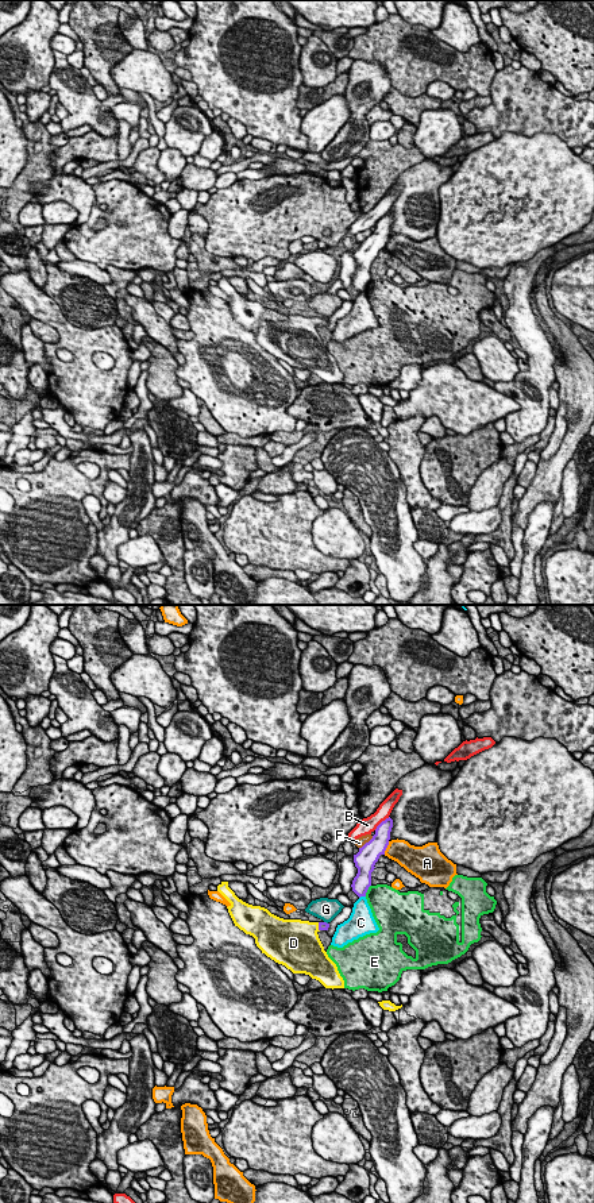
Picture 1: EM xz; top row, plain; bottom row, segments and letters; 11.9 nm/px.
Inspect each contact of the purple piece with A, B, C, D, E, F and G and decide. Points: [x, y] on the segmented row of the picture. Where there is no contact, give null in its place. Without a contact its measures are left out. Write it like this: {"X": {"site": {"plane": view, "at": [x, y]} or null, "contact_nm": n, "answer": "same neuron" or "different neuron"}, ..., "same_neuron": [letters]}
{"A": {"site": {"plane": "xz", "at": [386, 847]}, "contact_nm": 170, "answer": "different neuron"}, "B": {"site": {"plane": "xz", "at": [381, 822]}, "contact_nm": 240, "answer": "different neuron"}, "C": {"site": {"plane": "xz", "at": [362, 895]}, "contact_nm": 90, "answer": "different neuron"}, "D": {"site": {"plane": "xz", "at": [319, 926]}, "contact_nm": 110, "answer": "same neuron"}, "E": {"site": {"plane": "xz", "at": [367, 889]}, "contact_nm": 160, "answer": "different neuron"}, "F": {"site": {"plane": "xz", "at": [366, 843]}, "contact_nm": 240, "answer": "different neuron"}, "G": {"site": {"plane": "xz", "at": [326, 922]}, "contact_nm": 60, "answer": "different neuron"}, "same_neuron": ["D"]}

